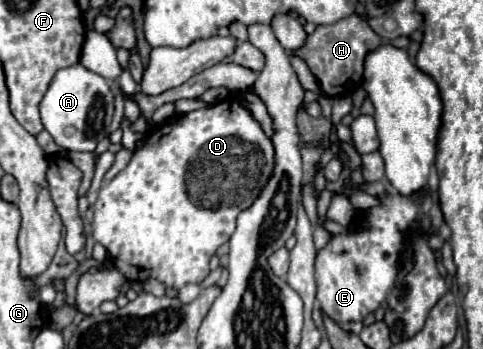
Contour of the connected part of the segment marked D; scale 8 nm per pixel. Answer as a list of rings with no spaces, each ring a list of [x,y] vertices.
[[[231,96],[231,98],[225,98],[225,100],[217,102],[217,104],[211,104],[211,106],[193,110],[193,112],[187,112],[183,116],[177,116],[173,120],[167,120],[167,122],[155,126],[149,134],[145,134],[143,146],[133,152],[133,158],[127,164],[127,168],[121,170],[105,188],[99,190],[97,200],[91,206],[93,208],[93,240],[107,248],[109,260],[113,262],[113,266],[119,272],[123,272],[123,276],[127,276],[129,282],[145,282],[145,280],[155,278],[161,284],[165,284],[167,296],[177,298],[179,290],[183,286],[187,286],[187,284],[201,284],[209,276],[209,272],[211,272],[209,270],[211,258],[215,256],[215,252],[217,252],[217,248],[221,244],[229,242],[231,234],[235,232],[235,220],[237,220],[239,212],[243,212],[243,208],[249,208],[259,198],[259,192],[265,188],[267,180],[271,178],[273,168],[275,168],[275,148],[271,144],[271,138],[263,132],[261,124],[253,118],[249,108],[243,106],[241,98],[233,98]]]

